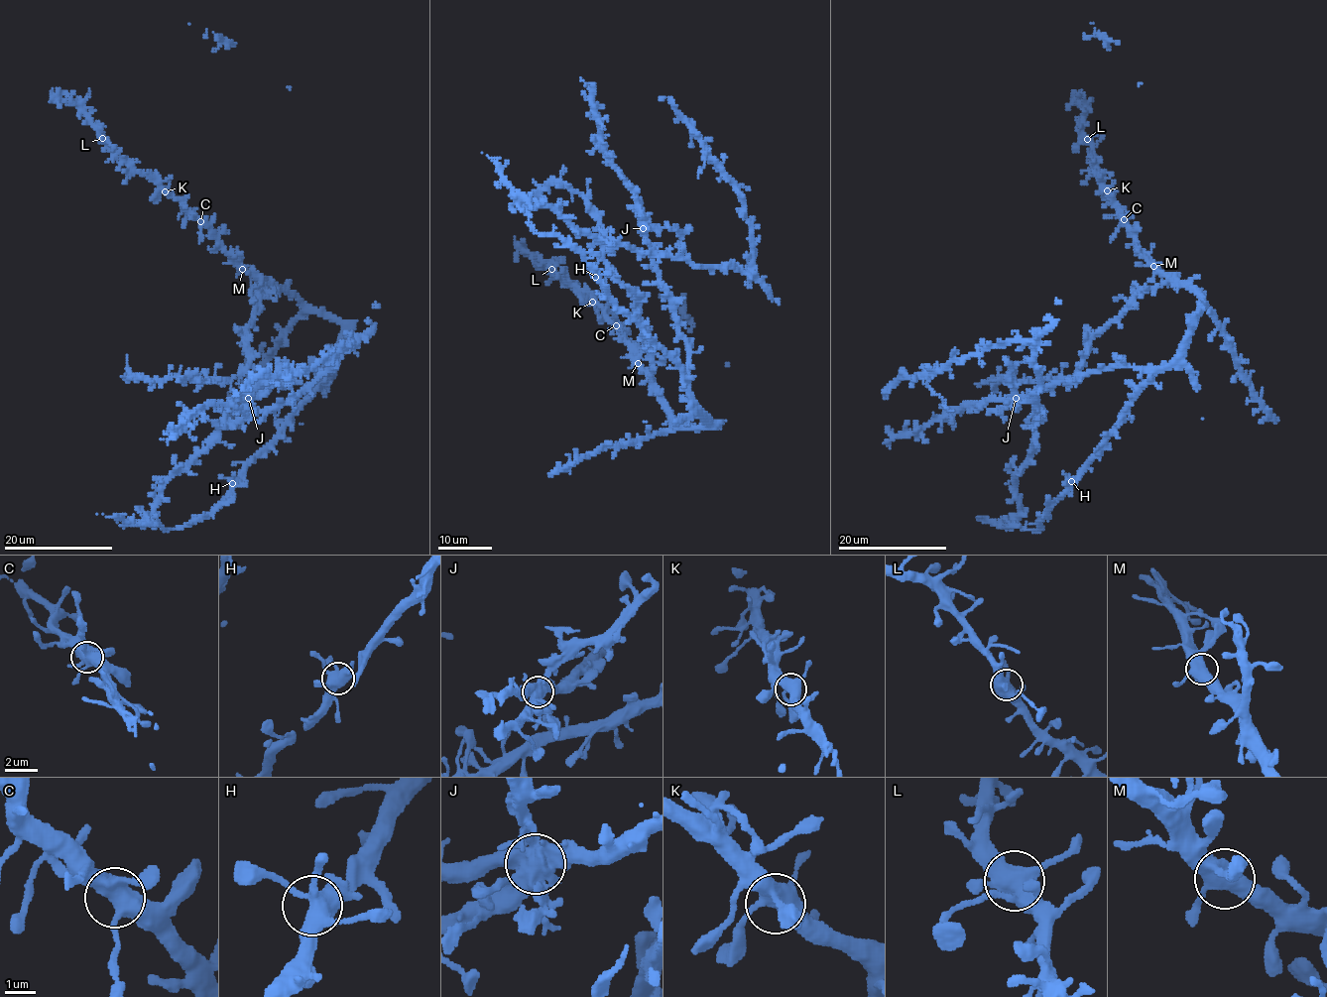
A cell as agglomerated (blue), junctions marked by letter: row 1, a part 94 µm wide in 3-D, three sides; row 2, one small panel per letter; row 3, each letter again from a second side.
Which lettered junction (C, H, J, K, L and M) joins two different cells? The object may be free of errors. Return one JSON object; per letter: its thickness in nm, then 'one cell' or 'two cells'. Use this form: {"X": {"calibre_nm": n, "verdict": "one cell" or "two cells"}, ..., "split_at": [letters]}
{"C": {"calibre_nm": 500, "verdict": "one cell"}, "H": {"calibre_nm": 550, "verdict": "one cell"}, "J": {"calibre_nm": 600, "verdict": "two cells"}, "K": {"calibre_nm": 480, "verdict": "one cell"}, "L": {"calibre_nm": 550, "verdict": "one cell"}, "M": {"calibre_nm": 550, "verdict": "one cell"}, "split_at": ["J"]}

